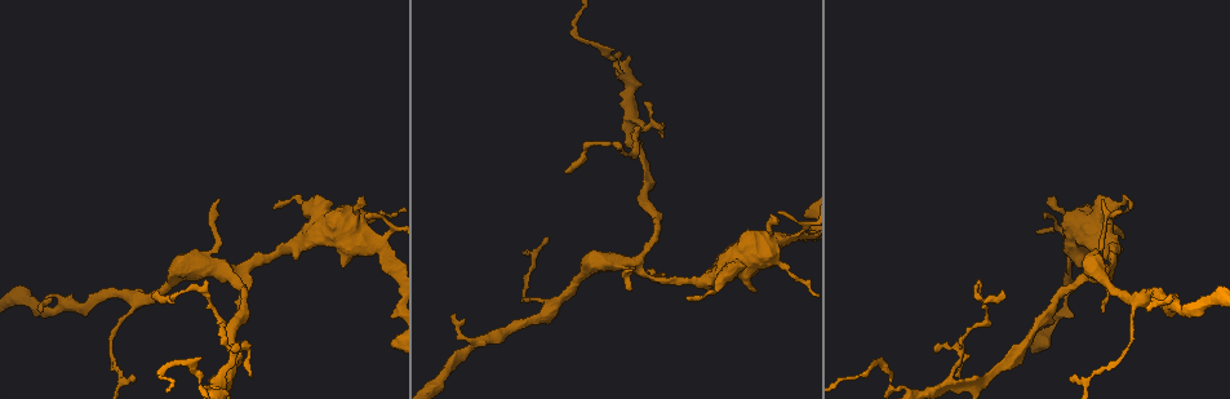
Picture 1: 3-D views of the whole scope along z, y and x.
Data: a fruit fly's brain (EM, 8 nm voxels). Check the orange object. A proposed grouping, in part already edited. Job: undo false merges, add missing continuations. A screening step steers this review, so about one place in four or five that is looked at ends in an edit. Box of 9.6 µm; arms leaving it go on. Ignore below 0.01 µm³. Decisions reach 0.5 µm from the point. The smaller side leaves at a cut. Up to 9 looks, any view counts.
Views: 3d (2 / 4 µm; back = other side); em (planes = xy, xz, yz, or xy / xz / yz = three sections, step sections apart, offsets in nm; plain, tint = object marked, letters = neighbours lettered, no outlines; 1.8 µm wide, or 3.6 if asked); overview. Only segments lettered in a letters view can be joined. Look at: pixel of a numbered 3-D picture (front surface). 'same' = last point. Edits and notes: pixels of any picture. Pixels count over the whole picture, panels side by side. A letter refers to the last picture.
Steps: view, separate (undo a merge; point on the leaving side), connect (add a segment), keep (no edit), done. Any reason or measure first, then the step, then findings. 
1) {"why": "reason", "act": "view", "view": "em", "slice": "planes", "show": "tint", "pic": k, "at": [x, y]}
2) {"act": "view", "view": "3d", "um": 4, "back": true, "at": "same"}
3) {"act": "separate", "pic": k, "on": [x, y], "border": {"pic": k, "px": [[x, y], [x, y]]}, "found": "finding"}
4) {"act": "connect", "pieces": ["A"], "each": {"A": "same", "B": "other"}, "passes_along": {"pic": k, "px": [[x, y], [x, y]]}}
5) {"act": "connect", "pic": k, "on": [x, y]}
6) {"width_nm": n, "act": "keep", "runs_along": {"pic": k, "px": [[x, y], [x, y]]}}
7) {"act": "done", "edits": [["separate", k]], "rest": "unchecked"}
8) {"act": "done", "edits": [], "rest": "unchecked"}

{"why": "calibre changes", "act": "view", "view": "em", "slice": "planes", "show": "letters", "pic": 1, "at": [1099, 216]}

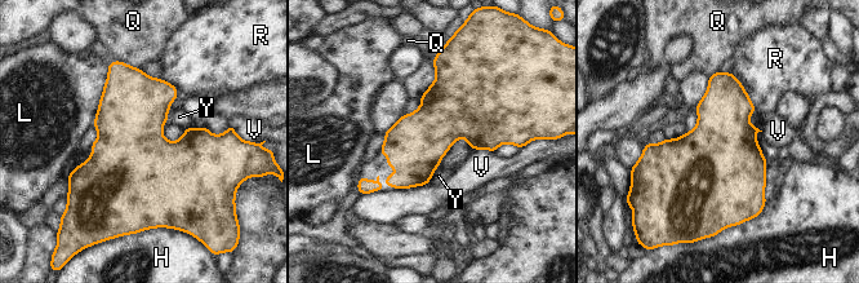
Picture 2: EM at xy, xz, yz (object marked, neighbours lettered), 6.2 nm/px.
{"act": "keep", "each": {"H": "other", "L": "other", "Q": "other", "R": "other", "V": "other", "Y": "other"}, "border": {"pic": 2, "px": [[759, 131], [756, 141], [766, 160]]}, "found": "continuous, no second cell"}

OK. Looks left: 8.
{"why": "tapers out", "act": "view", "view": "em", "slice": "planes", "show": "letters", "pic": 1, "at": [548, 240]}

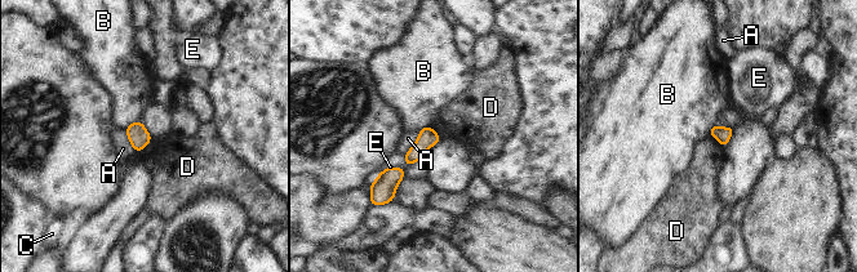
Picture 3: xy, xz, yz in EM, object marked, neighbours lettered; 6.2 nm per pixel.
{"longest_contact_nm": ["A", 180], "act": "keep", "each": {"A": "other", "B": "other", "C": "other", "D": "other", "E": "other"}, "border": {"pic": 3, "px": [[709, 134], [722, 146]]}, "found": "none of them fits"}

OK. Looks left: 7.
{"why": "two arms in line, one across", "act": "view", "view": "3d", "um": 2, "pic": 1, "at": [949, 381]}

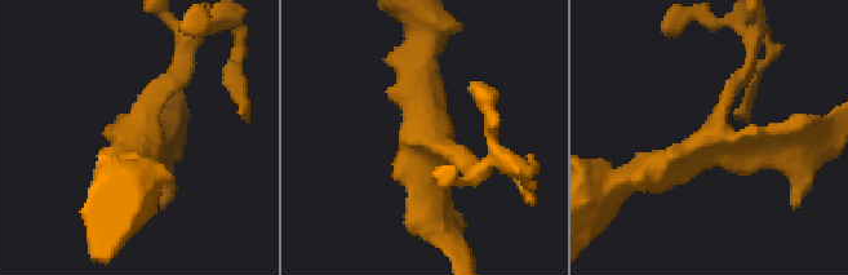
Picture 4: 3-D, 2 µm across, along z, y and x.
{"arms": 3, "act": "view", "view": "em", "slice": "planes", "show": "letters", "pic": 4, "at": [717, 129]}

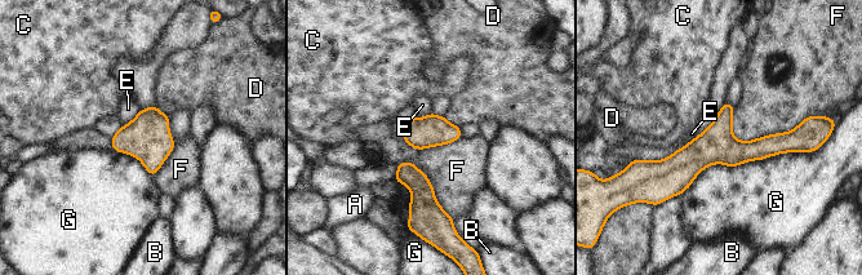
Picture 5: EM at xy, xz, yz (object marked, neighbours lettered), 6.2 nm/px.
{"act": "keep", "each": {"A": "other", "B": "other", "C": "other", "D": "other", "E": "other", "F": "other", "G": "other"}, "found": "continuous, no second cell"}

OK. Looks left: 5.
{"why": "long arm stops here", "act": "view", "view": "3d", "um": 4, "pic": 1, "at": [1003, 290]}

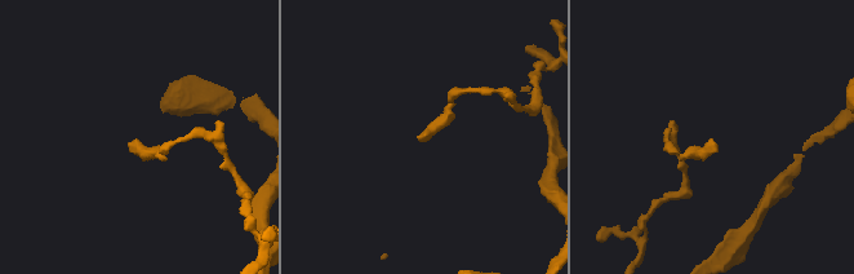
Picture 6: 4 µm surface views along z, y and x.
{"why": "now the EM", "act": "view", "view": "em", "um": 3.6, "slice": "planes", "show": "letters", "pic": 6, "at": [423, 135]}

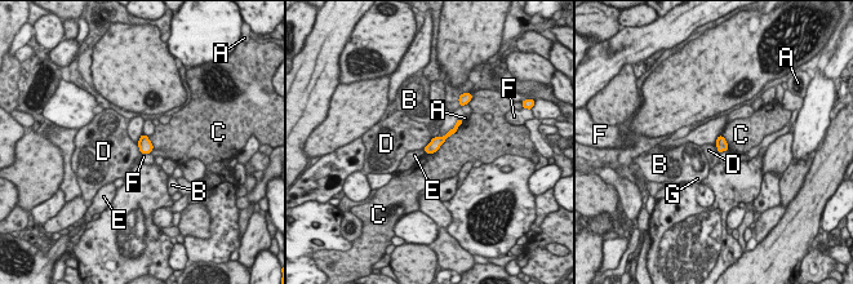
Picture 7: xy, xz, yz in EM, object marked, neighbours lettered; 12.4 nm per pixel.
{"longest_contact_nm": ["C", 650], "act": "keep", "each": {"A": "other", "B": "other", "C": "other", "D": "other", "E": "other", "F": "other", "G": "other"}, "border": {"pic": 7, "px": [[136, 142], [141, 152]]}, "found": "none of them fits"}

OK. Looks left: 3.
{"act": "done", "edits": [], "rest": "unchecked"}

